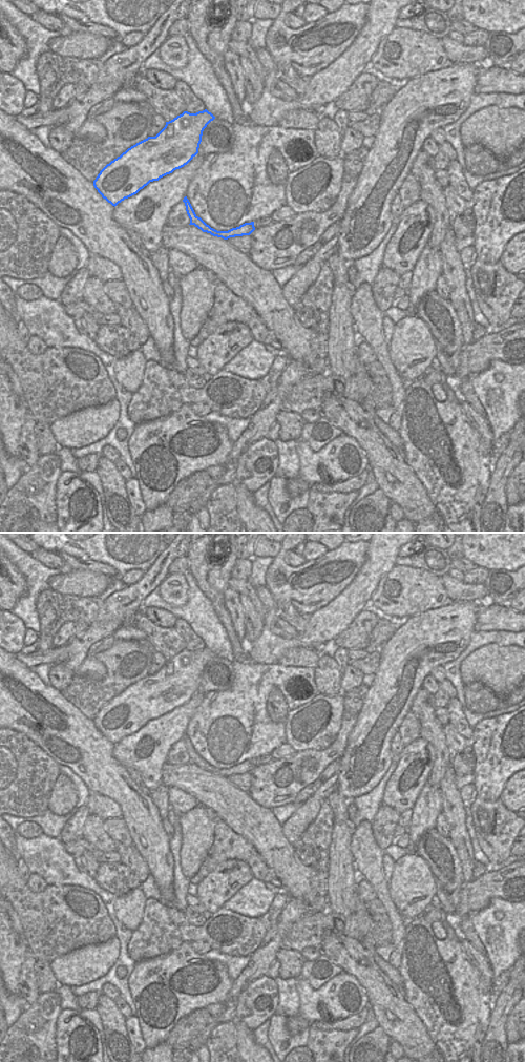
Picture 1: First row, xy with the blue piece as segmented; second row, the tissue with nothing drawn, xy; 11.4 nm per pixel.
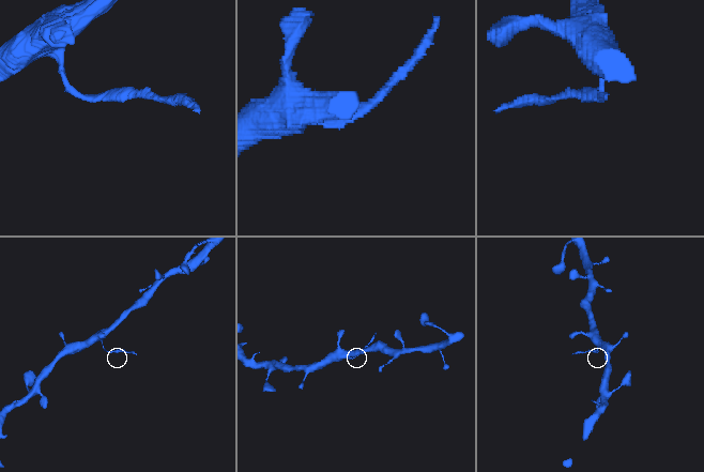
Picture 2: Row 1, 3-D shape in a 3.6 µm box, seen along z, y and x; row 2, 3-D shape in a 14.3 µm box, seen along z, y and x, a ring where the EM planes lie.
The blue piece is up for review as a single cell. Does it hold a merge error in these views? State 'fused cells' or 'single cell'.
fused cells

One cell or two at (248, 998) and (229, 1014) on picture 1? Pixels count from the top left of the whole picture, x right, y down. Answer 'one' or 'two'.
two

